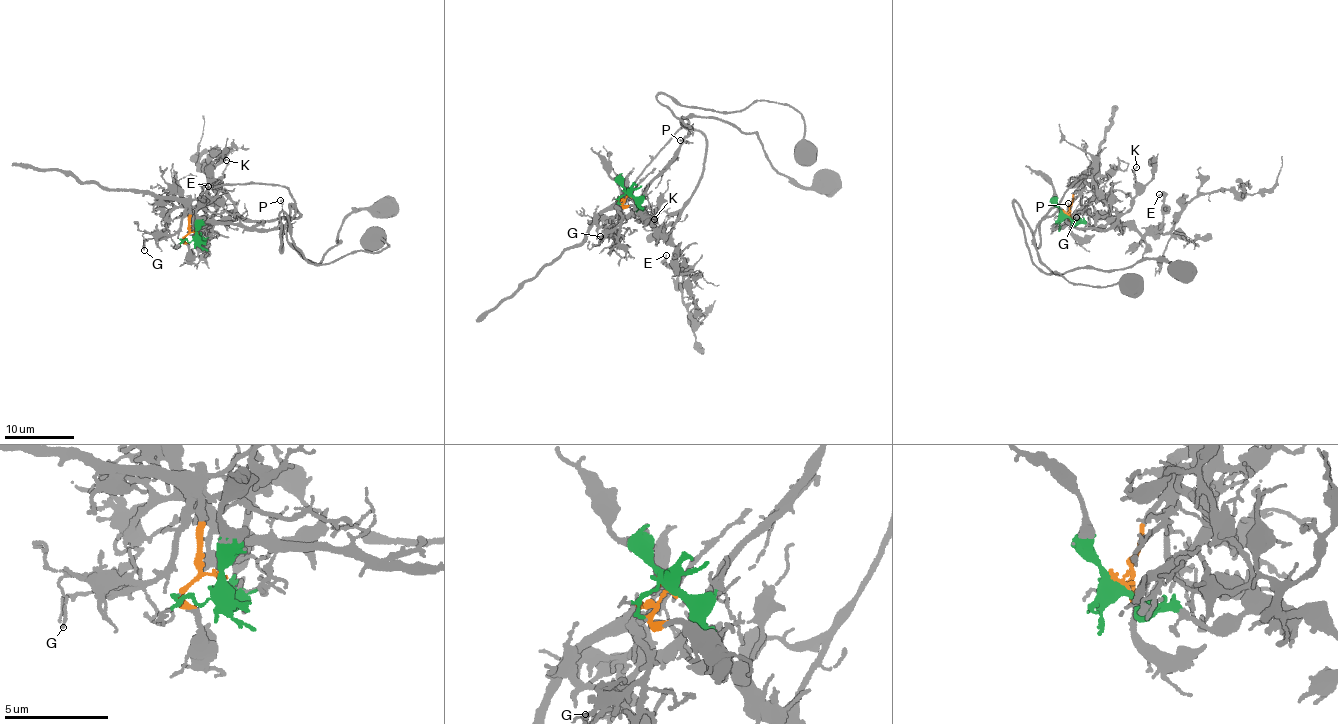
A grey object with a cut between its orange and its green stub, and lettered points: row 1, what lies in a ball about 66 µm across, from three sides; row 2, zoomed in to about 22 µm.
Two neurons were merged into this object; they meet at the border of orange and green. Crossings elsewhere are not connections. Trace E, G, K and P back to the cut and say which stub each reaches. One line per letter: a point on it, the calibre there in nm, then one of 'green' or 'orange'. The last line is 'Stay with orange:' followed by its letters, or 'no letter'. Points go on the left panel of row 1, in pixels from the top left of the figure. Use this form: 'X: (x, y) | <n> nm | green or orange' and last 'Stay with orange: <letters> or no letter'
E: (208, 186) | 300 nm | green
G: (144, 250) | 120 nm | orange
K: (226, 160) | 110 nm | green
P: (280, 200) | 110 nm | orange
Stay with orange: G, P

